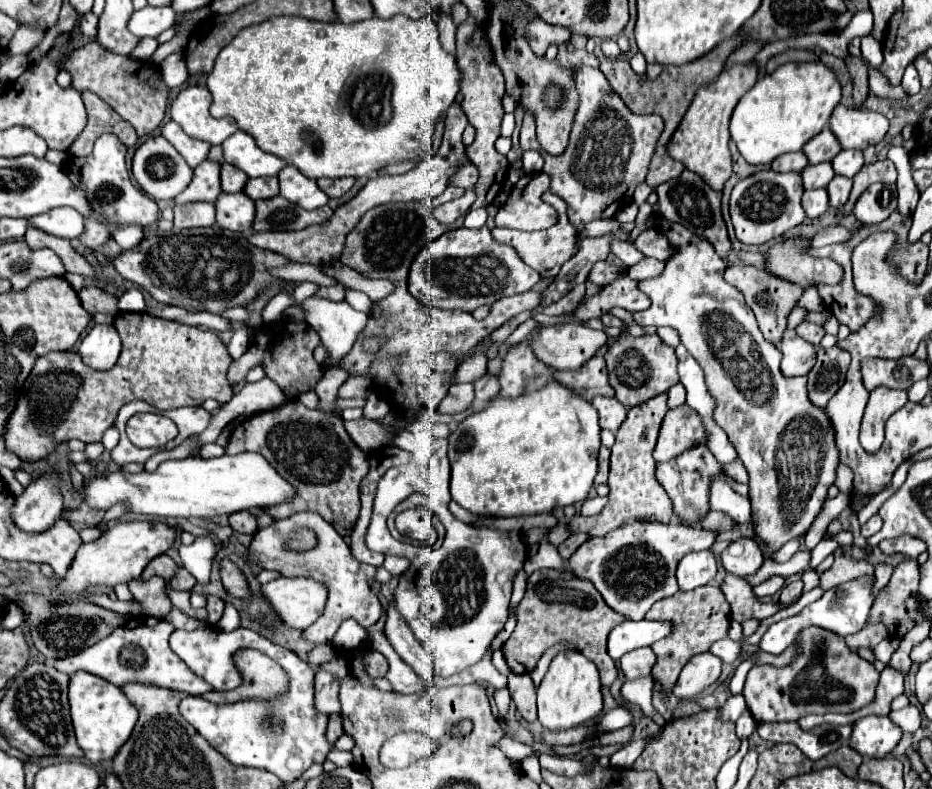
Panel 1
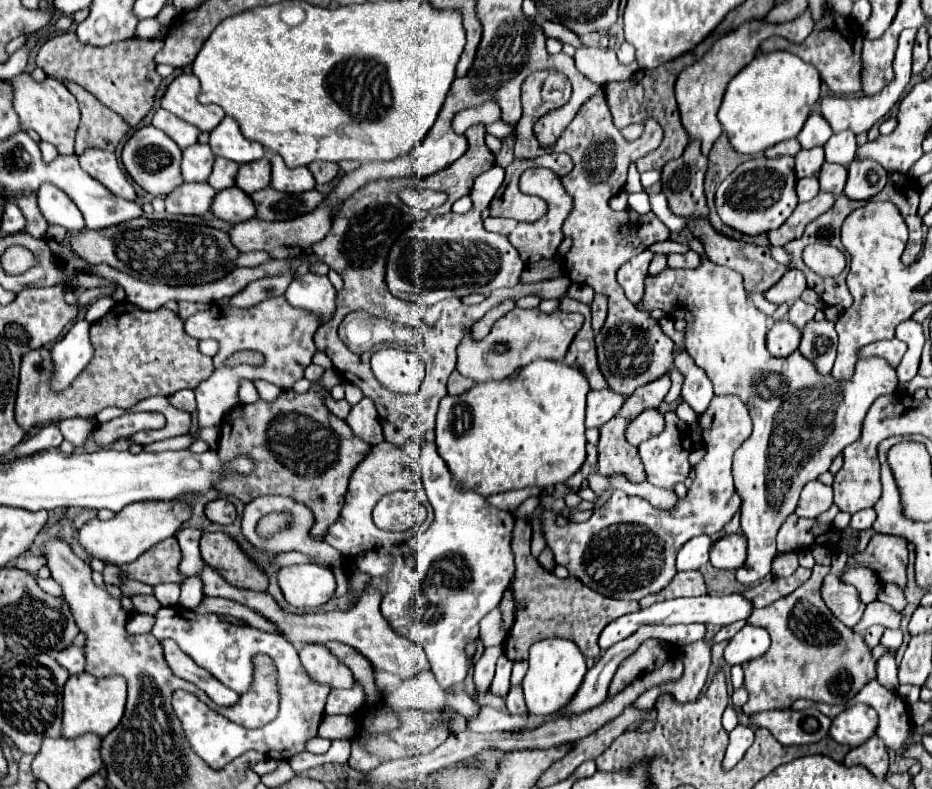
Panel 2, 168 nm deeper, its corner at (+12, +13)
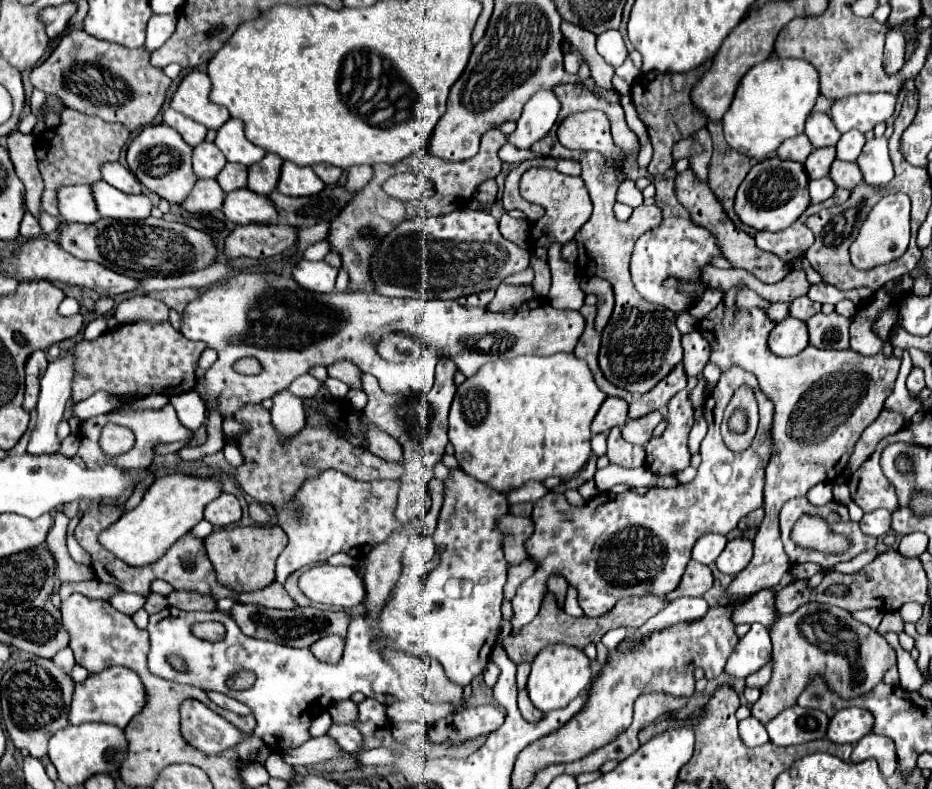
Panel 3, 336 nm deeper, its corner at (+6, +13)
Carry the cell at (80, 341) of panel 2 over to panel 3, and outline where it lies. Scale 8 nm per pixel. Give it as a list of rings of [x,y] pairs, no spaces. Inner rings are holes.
[[[70,349],[70,353],[66,357],[50,361],[50,365],[48,365],[44,377],[42,377],[40,399],[38,399],[38,407],[36,407],[38,421],[36,421],[36,427],[30,435],[26,453],[30,453],[30,455],[48,455],[48,453],[56,453],[60,449],[60,439],[56,437],[56,429],[58,429],[58,423],[62,421],[66,401],[70,399],[70,393],[72,393],[72,373],[74,373],[74,349]]]

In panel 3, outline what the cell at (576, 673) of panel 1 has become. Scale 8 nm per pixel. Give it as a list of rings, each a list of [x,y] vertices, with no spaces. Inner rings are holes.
[[[548,645],[532,661],[532,671],[526,689],[534,707],[546,713],[566,707],[572,699],[576,699],[582,691],[586,691],[590,683],[592,683],[592,667],[584,651],[568,645]]]

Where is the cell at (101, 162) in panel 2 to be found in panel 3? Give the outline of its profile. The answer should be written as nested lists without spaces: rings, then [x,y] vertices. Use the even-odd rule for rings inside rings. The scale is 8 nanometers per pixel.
[[[120,163],[102,165],[102,179],[108,185],[112,185],[112,187],[124,191],[124,193],[140,193],[140,189],[142,189],[138,179]]]

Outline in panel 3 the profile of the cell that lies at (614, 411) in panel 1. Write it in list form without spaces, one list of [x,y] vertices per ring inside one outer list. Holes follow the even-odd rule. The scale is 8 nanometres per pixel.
[[[608,397],[592,421],[592,433],[608,433],[612,427],[622,427],[628,419],[628,403],[620,397]]]

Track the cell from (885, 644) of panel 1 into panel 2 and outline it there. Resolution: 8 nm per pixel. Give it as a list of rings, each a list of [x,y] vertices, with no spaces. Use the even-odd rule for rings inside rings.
[[[884,629],[884,635],[882,635],[880,643],[882,643],[884,647],[898,649],[900,643],[902,643],[902,631],[900,631],[900,629]]]

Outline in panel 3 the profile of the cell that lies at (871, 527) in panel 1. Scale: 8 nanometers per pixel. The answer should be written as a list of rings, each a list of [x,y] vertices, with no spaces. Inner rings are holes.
[[[878,509],[872,513],[866,513],[860,521],[860,529],[870,535],[870,537],[880,537],[886,535],[892,527],[890,527],[890,511]]]

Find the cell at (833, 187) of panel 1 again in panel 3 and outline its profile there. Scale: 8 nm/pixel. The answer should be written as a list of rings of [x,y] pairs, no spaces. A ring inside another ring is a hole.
[[[840,159],[832,163],[830,177],[836,183],[836,187],[844,187],[844,189],[854,189],[862,181],[860,167],[856,163],[844,163]]]

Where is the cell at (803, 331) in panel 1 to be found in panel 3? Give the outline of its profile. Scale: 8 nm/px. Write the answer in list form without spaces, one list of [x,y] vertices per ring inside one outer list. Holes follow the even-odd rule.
[[[802,295],[790,303],[790,315],[800,321],[808,321],[816,313],[820,313],[820,303],[810,301],[806,295]]]

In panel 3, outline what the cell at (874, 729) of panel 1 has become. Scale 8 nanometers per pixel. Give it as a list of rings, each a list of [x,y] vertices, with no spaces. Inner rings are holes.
[[[848,707],[838,711],[828,725],[828,739],[832,743],[858,743],[872,731],[872,713],[868,709]]]

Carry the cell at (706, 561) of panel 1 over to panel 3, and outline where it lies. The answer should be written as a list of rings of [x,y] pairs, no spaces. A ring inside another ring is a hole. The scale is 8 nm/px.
[[[708,533],[704,537],[698,539],[698,543],[694,545],[694,551],[692,551],[692,559],[704,563],[704,565],[710,565],[714,563],[720,553],[724,551],[728,539],[726,535],[720,535],[720,533]]]

